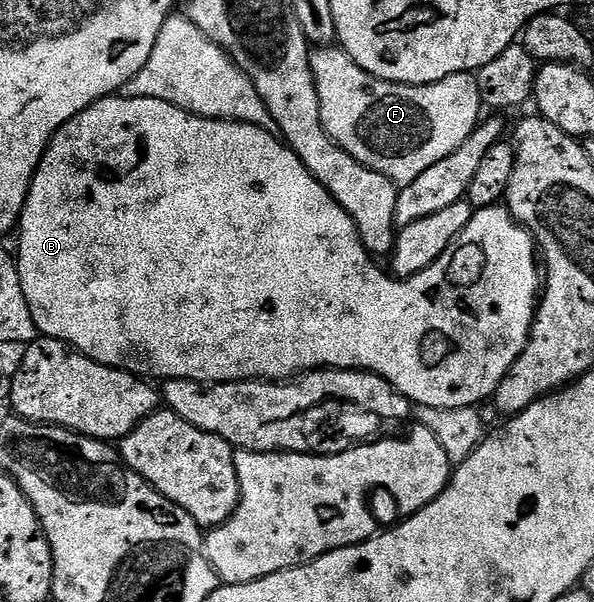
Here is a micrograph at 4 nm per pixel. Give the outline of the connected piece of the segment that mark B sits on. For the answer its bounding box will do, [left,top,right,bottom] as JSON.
[16,95,539,409]

